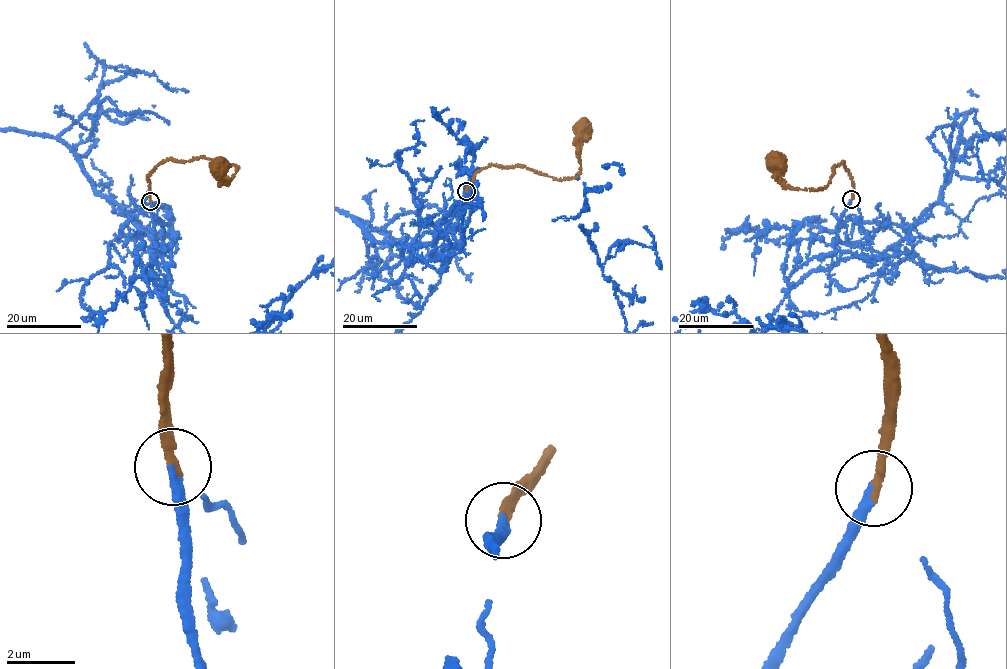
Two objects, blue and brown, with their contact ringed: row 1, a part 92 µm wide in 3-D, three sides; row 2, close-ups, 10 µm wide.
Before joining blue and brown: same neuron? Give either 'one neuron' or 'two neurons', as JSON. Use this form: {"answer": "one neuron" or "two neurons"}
{"answer": "one neuron"}

